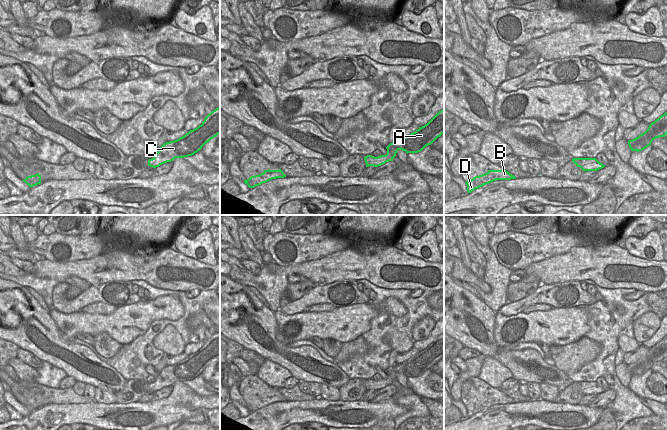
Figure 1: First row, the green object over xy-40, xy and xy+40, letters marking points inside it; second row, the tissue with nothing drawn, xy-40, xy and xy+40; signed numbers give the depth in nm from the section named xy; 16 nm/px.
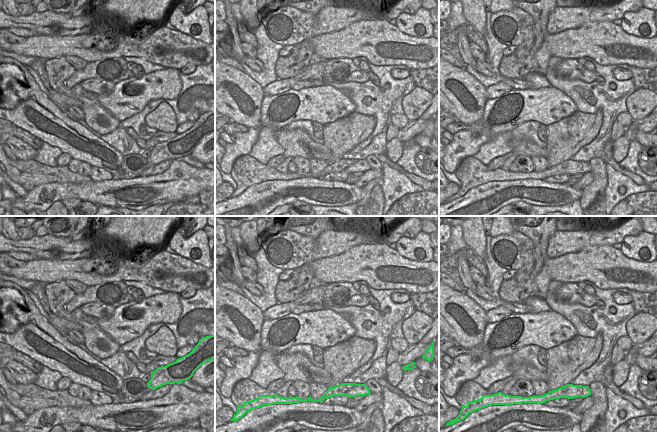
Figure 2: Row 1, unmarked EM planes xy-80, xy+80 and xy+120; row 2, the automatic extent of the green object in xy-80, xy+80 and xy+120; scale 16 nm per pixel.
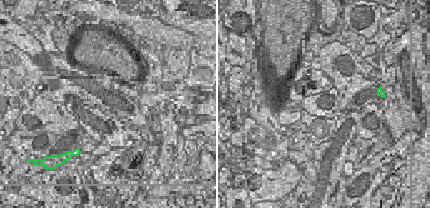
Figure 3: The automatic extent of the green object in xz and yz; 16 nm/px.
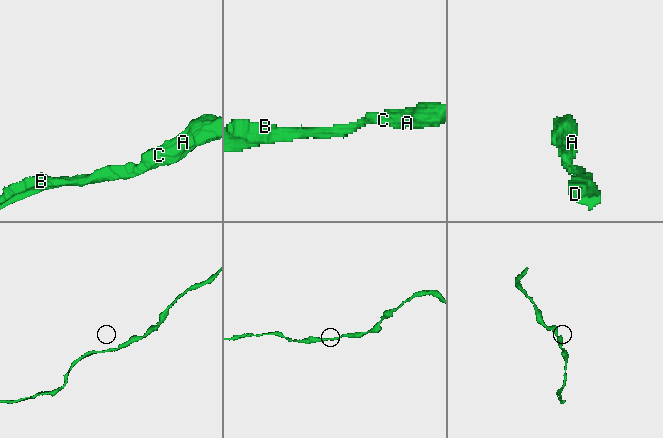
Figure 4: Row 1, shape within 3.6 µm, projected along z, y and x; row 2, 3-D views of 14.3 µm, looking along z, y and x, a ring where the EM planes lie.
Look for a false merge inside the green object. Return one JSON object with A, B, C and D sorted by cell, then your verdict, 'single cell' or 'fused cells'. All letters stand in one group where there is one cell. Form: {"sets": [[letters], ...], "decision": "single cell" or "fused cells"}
{"sets": [["A", "B", "C", "D"]], "decision": "single cell"}

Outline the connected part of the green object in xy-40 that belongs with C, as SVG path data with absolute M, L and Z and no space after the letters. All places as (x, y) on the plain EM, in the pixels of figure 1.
M220 331L209 337L197 352L177 364L164 367L155 380L148 384L148 390L156 392L175 382L192 380L218 358L220 358Z

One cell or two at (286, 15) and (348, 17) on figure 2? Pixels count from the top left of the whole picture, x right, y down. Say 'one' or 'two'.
one

